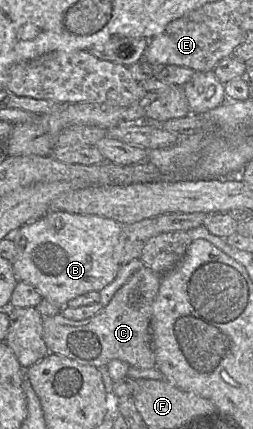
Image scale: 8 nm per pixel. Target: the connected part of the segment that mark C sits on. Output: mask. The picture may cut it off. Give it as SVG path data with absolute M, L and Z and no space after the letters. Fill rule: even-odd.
M142 266L95 316L81 321L67 319L61 313L43 317L43 340L49 353L96 368L106 366L115 359L138 369L155 368L150 321L160 279L160 275Z

